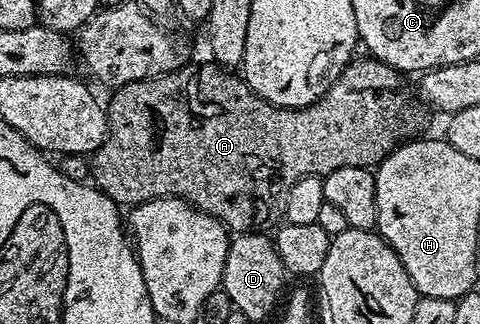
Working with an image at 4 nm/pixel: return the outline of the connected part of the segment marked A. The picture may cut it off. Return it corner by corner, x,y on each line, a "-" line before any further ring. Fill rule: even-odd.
356,57
346,66
338,80
327,89
325,96
318,98
313,104
302,106
296,110
269,104
261,96
254,94
238,73
232,72
211,60
207,60
204,66
187,64
178,70
174,70
171,74
159,74
156,78
146,78
140,82
130,82
120,86
112,93
115,95
112,96
111,103
108,101
105,106
107,111
107,138
90,159
90,177
96,187
107,188
107,185
111,185
112,188
110,187
110,189
113,191
116,203
123,208
134,208
139,203
148,202
154,198
179,198
181,201
197,207
201,212
213,216
218,222
222,222
228,231
235,234
253,234
266,231
268,229
266,226
272,225
271,227
274,227
284,217
290,189
303,177
323,176
329,172
337,172
337,168
345,168
346,166
378,167
384,158
389,157
395,151
396,146
402,146
404,142
414,139
420,133
418,130
423,126
424,107
417,101
412,87
411,90
407,87
407,82
403,79
406,77
389,64
380,62
378,58
362,57
-
283,118
296,118
299,122
305,121
306,118
312,118
315,122
303,122
300,126
291,122
288,126
282,126

